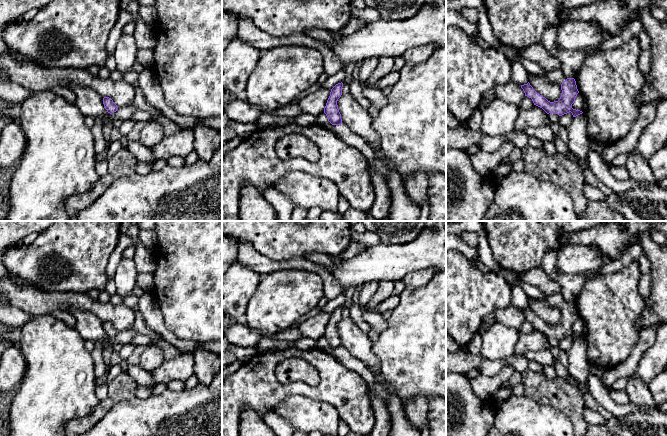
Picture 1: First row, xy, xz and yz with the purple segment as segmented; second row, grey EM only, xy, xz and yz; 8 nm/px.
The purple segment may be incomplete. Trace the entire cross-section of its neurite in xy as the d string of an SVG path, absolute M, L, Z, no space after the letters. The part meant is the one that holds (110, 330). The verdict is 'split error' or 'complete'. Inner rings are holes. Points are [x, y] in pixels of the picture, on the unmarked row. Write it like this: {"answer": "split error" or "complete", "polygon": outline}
{"answer": "complete", "polygon": "M109 321L103 322L103 328L105 330L105 333L108 337L112 338L117 335L117 329L113 326L113 324Z"}

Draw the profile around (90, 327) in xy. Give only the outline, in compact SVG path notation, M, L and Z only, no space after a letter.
M66 308L65 310L73 315L76 319L75 329L80 333L84 341L98 341L102 345L103 350L110 350L112 346L107 341L107 334L103 328L103 321L94 314L77 308Z

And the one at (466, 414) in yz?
M446 373L446 436L487 436L496 420L495 406L494 397L482 400L474 393L470 380L464 374Z

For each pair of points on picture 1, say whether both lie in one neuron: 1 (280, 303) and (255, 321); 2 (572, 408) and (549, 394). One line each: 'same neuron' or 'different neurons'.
1: same neuron
2: same neuron

